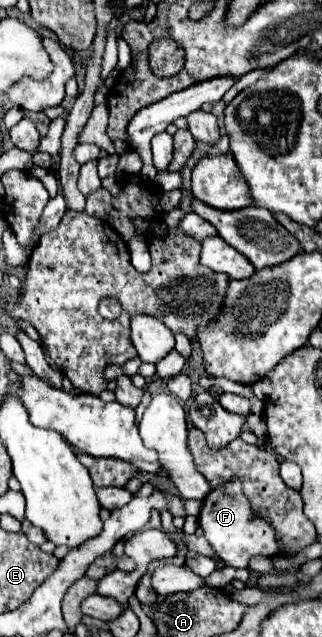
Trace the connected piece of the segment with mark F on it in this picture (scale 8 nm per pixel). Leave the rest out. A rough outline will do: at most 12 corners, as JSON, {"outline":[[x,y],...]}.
{"outline":[[233,477],[205,497],[199,525],[231,567],[281,553]]}

